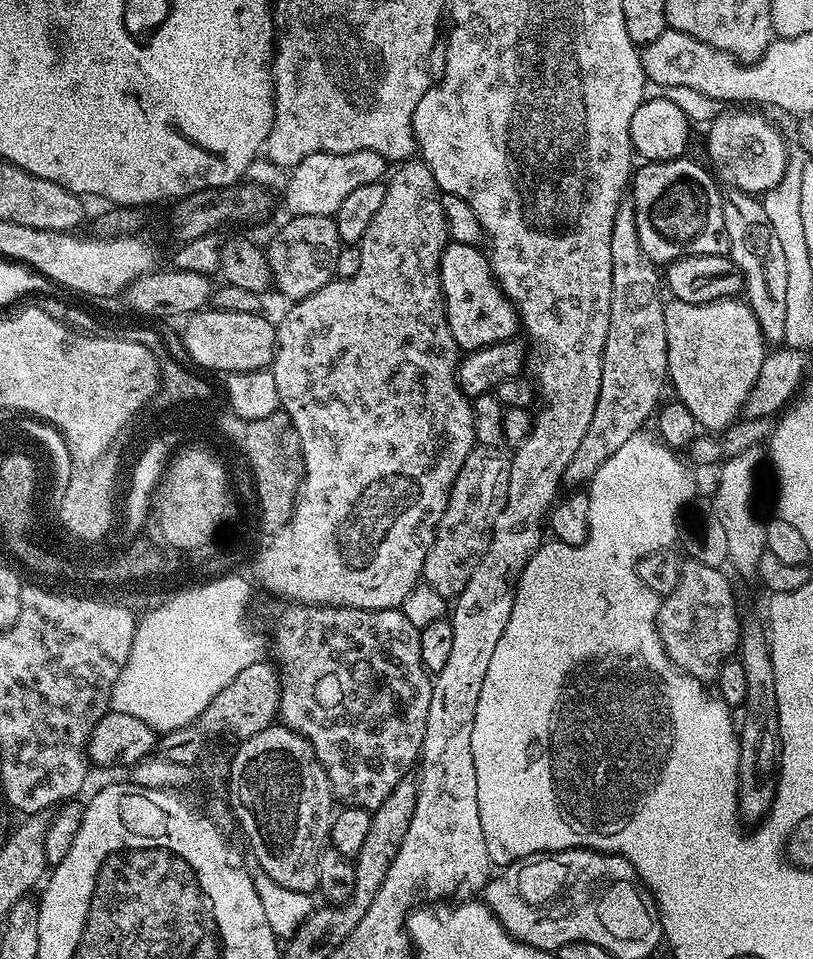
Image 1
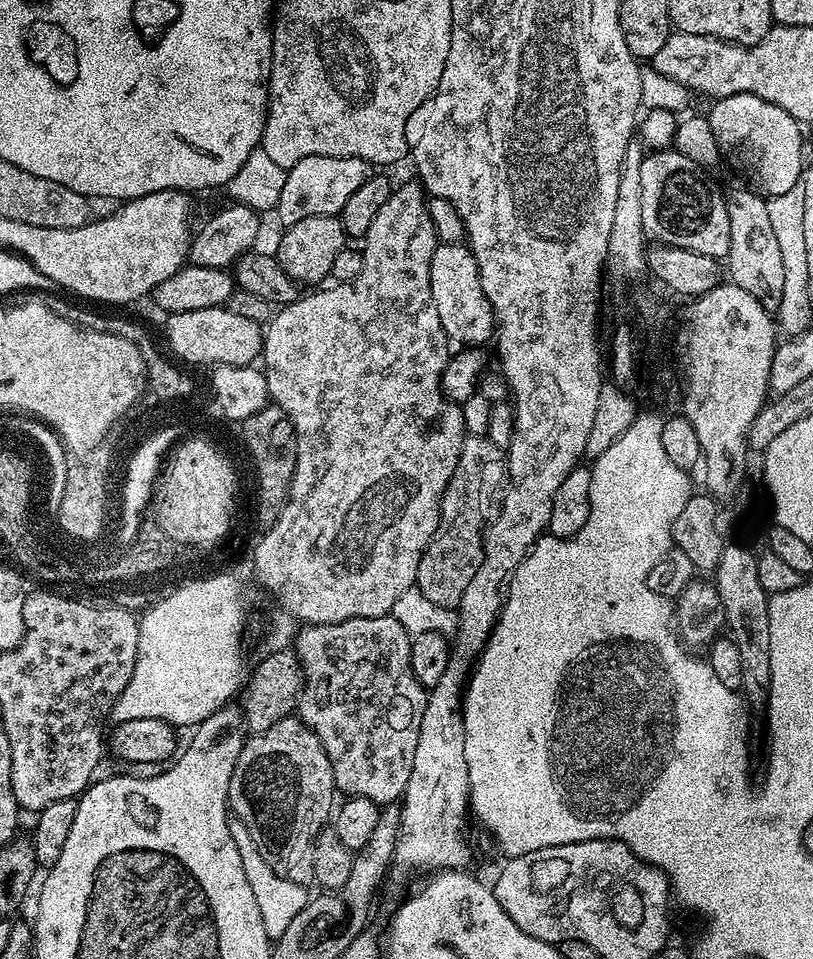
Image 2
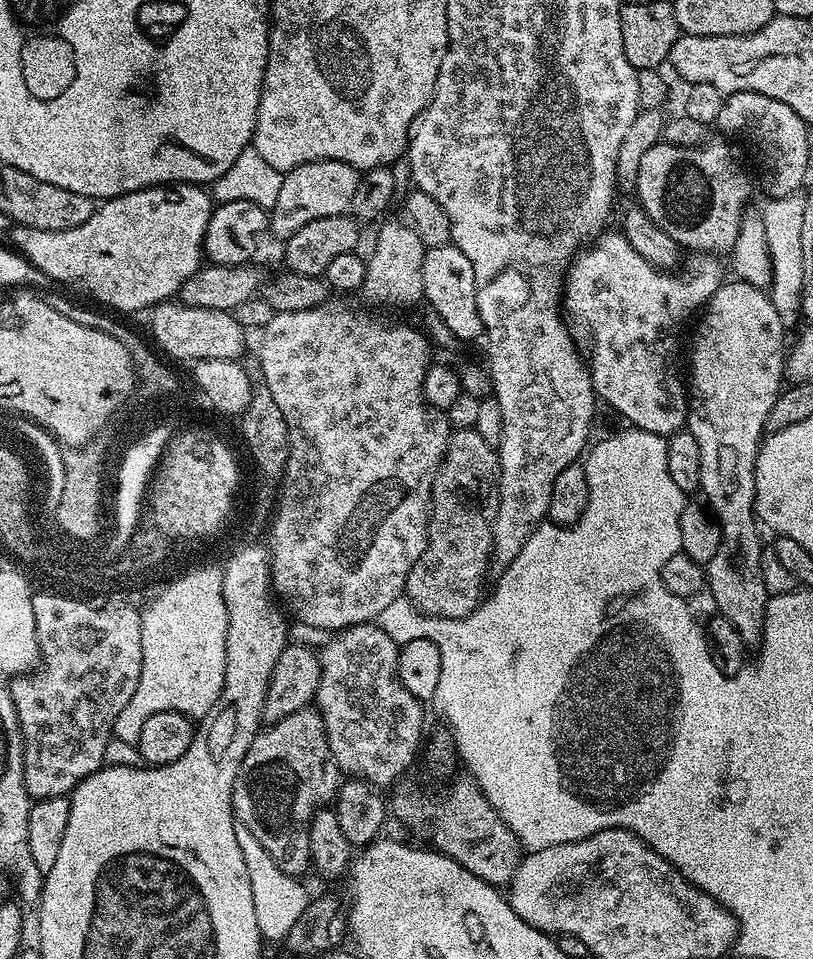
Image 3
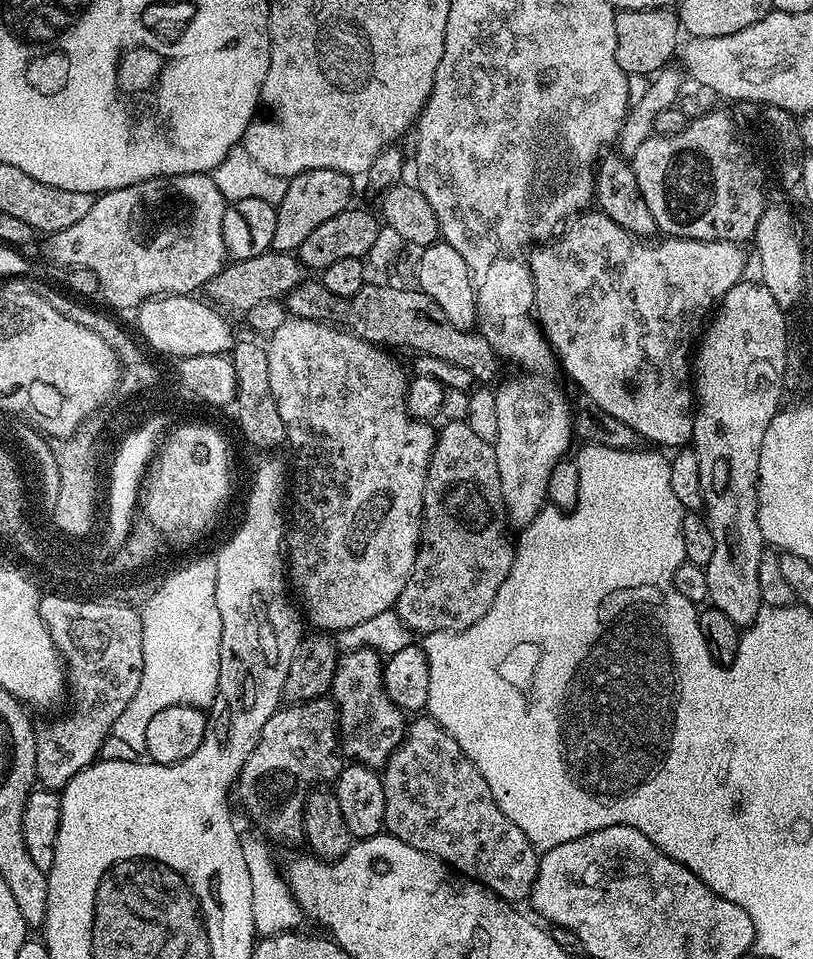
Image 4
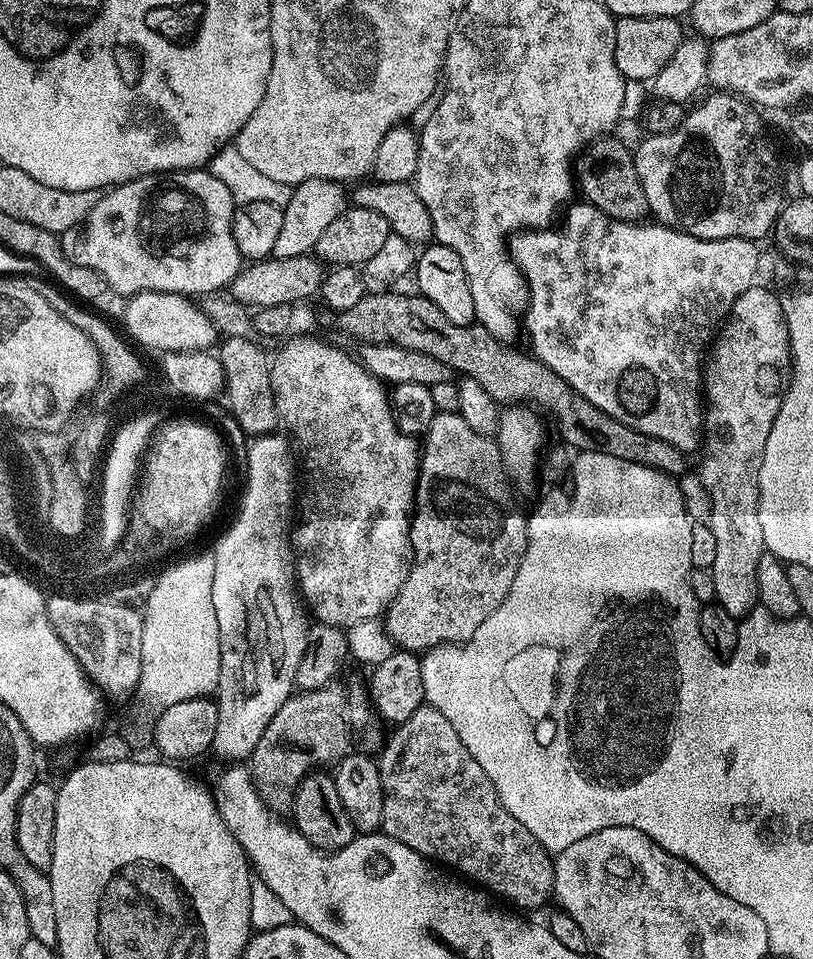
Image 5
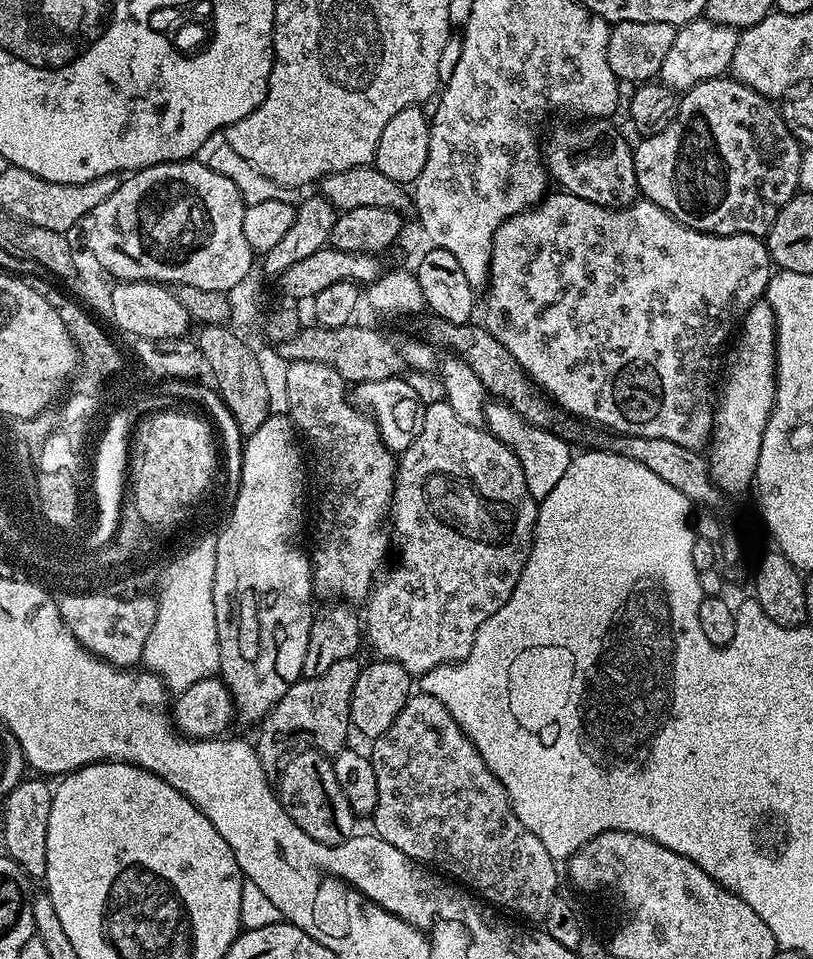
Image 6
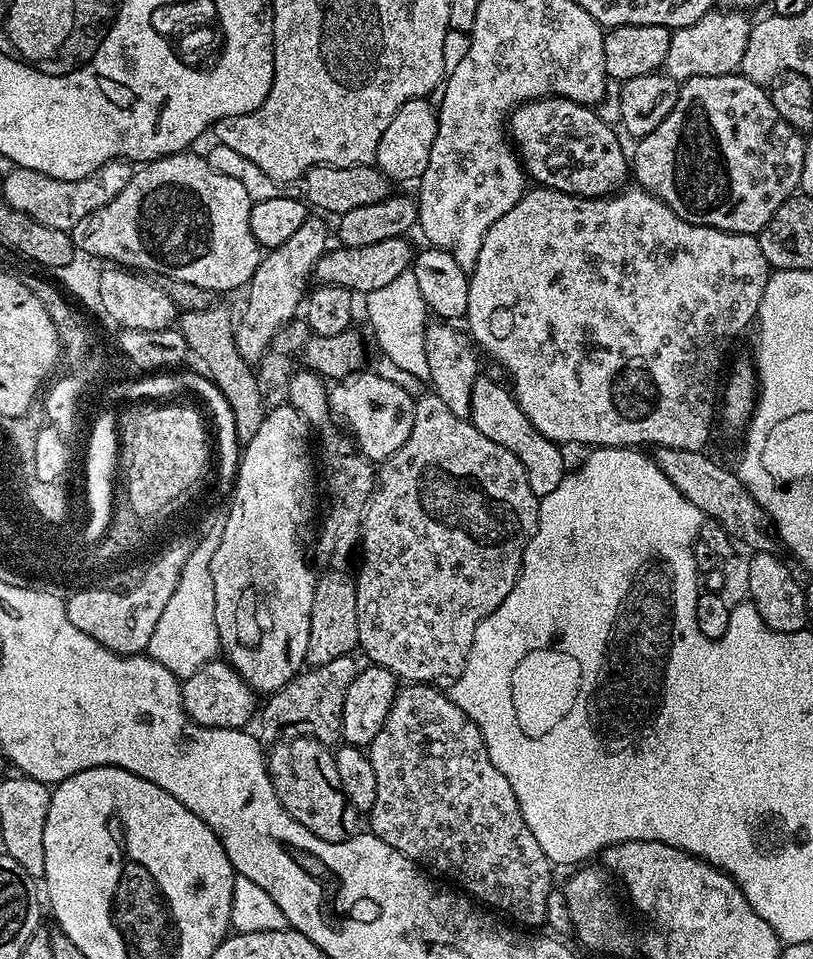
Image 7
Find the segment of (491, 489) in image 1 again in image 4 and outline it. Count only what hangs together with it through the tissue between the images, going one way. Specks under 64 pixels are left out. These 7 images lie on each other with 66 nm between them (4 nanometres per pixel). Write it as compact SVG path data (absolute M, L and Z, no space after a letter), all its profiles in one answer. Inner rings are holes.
M449 420L439 429L436 445L428 463L424 487L424 522L420 525L420 546L416 549L410 578L394 605L399 623L419 634L460 632L474 626L490 610L498 586L510 574L514 544L504 531L510 528L504 511L498 462L493 445L482 442L463 420Z

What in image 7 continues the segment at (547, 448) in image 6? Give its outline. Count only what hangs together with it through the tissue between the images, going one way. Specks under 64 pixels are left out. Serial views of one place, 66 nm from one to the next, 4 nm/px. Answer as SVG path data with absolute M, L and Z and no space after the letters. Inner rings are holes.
M487 374L476 377L474 390L470 394L470 419L472 425L490 442L498 442L498 446L506 446L510 454L514 454L522 462L526 470L526 478L530 482L530 490L534 490L537 498L551 494L562 482L566 474L564 468L564 456L561 445L546 438L538 430L534 430L534 424L526 414L522 414L522 406L518 406L515 396L507 387L504 388L496 380L491 380Z

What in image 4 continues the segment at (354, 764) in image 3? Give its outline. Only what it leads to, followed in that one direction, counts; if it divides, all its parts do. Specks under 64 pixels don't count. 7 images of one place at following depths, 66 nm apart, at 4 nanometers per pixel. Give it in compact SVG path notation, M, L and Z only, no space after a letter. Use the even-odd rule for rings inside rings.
M356 648L345 656L343 653L336 662L330 699L336 706L338 717L339 751L349 761L373 770L383 769L392 752L404 741L406 713L384 689L382 656L372 648Z

